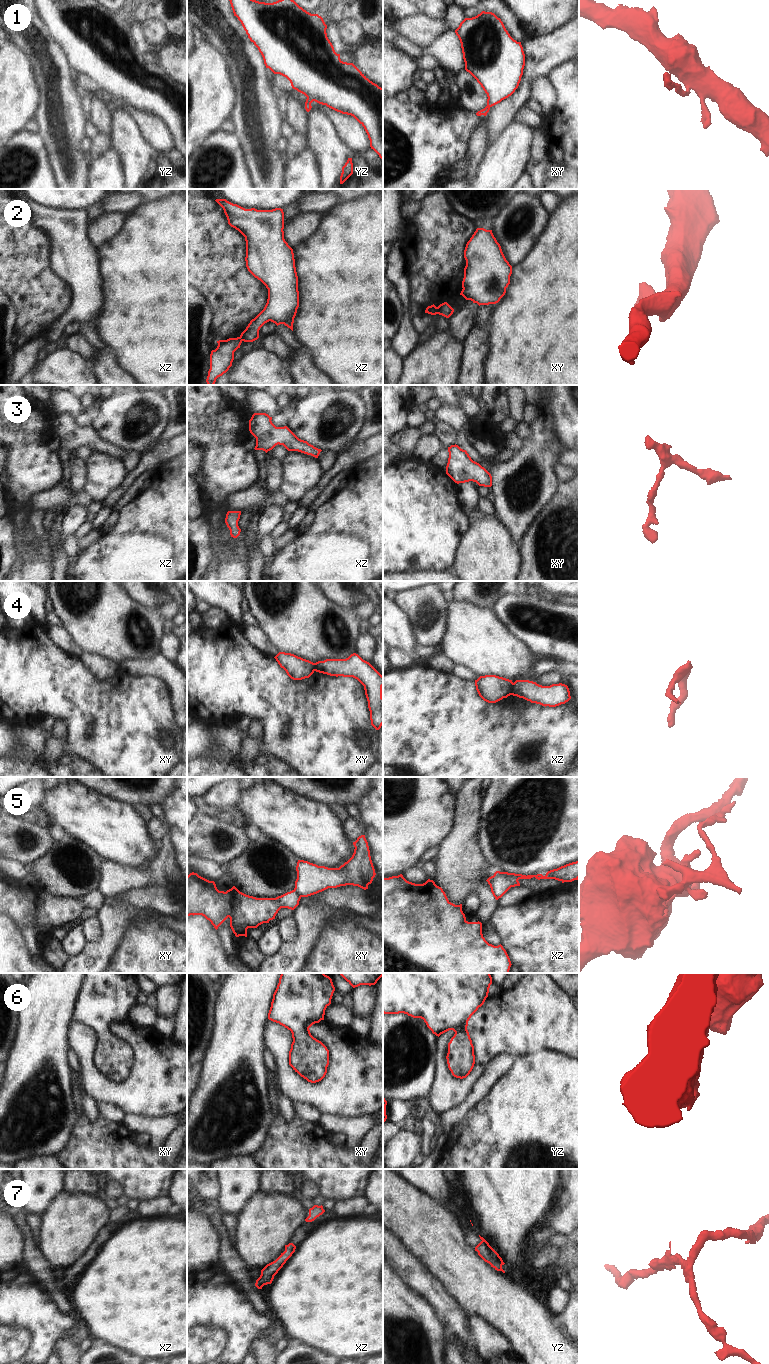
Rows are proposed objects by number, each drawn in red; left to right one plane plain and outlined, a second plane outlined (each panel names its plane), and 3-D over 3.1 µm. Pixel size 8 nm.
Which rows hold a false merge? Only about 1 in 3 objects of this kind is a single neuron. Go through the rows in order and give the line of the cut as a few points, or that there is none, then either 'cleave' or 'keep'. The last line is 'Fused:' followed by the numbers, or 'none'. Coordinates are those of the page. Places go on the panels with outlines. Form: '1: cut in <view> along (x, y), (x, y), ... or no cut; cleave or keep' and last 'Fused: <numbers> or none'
1: no cut; keep
2: cut in xy along (437, 307), (435, 313); cleave
3: no cut; keep
4: cut in xz along (513, 683), (510, 694); cleave
5: cut in xy along (293, 890), (300, 897); cleave
6: no cut; keep
7: no cut; keep
Fused: 2, 4, 5

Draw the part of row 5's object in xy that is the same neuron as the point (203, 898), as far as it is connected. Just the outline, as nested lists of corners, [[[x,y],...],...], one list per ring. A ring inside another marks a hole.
[[[197,873],[187,876],[187,916],[202,915],[216,930],[229,917],[236,937],[247,937],[248,928],[269,923],[281,908],[294,910],[300,899],[294,890],[276,898],[249,896],[235,886],[226,892],[219,891],[214,881]]]

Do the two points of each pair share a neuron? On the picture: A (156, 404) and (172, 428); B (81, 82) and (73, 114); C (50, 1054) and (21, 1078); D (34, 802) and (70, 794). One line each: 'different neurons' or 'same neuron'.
A: different neurons
B: different neurons
C: same neuron
D: different neurons

